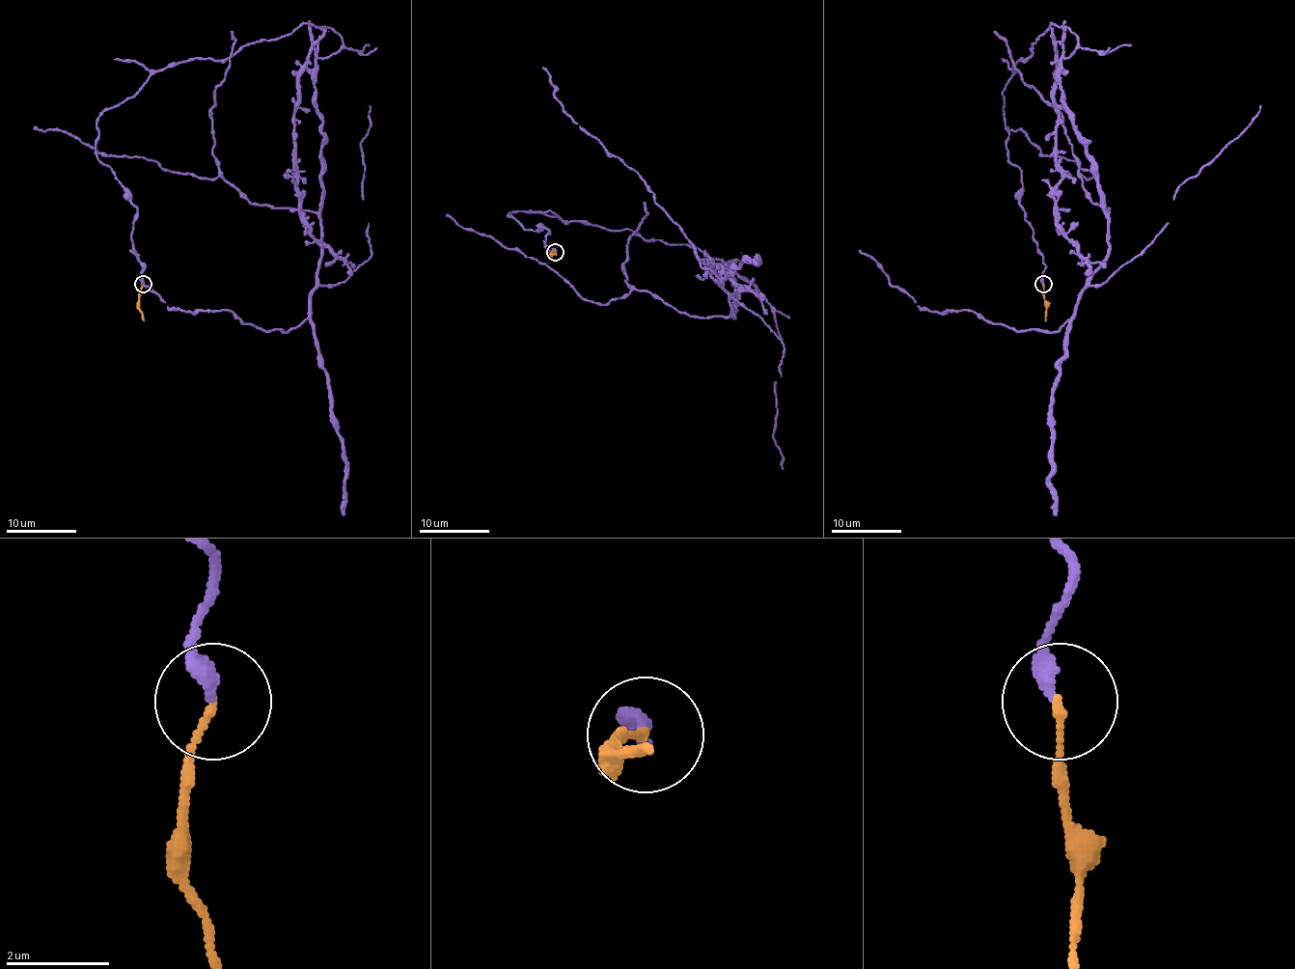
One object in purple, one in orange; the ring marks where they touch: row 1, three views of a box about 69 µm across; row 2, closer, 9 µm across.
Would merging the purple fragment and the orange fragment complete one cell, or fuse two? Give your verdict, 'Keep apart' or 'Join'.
Join

